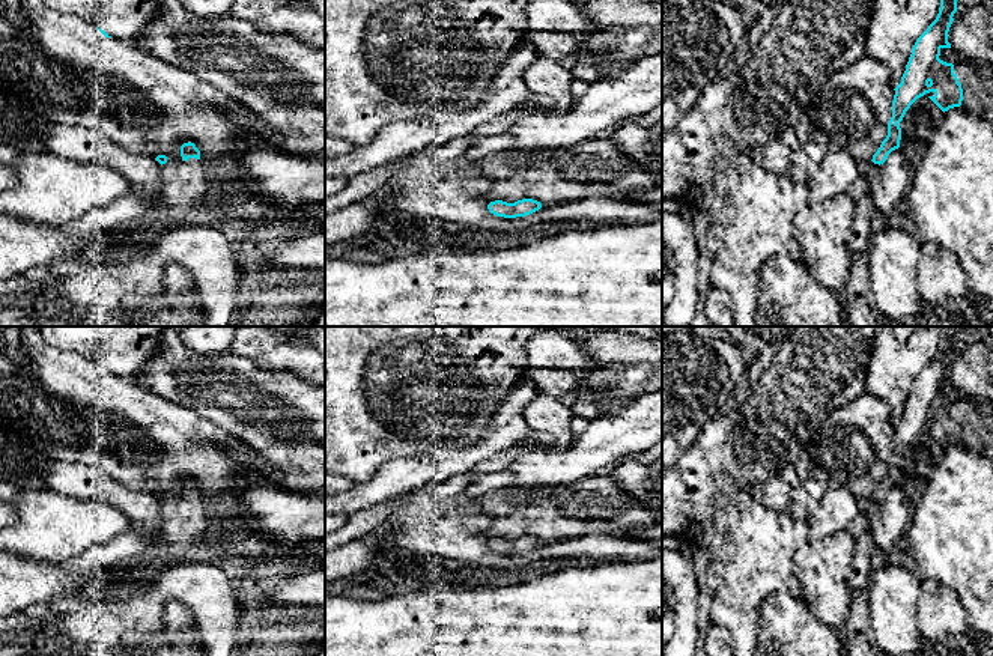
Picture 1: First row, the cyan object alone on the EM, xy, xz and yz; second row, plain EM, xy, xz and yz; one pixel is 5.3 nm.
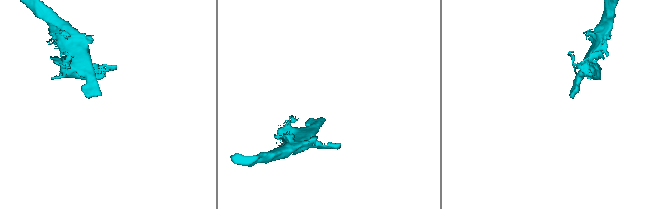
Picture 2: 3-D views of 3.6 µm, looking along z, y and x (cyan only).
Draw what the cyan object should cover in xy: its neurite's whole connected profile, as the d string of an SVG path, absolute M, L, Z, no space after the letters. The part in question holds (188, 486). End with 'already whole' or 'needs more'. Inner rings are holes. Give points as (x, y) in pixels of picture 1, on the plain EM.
M188 478L181 483L181 500L169 500L166 492L155 497L161 501L161 537L146 560L147 569L162 569L200 558L209 527L208 506L200 487Z; needs more

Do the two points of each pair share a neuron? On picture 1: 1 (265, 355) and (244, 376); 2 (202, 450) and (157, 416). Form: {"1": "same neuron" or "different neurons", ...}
{"1": "different neurons", "2": "same neuron"}

